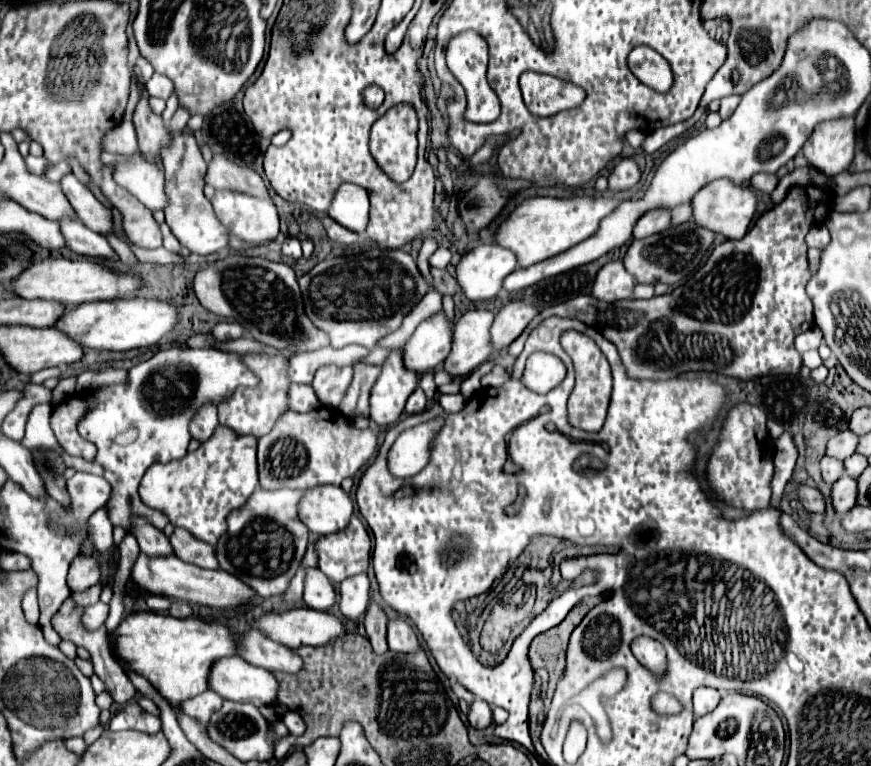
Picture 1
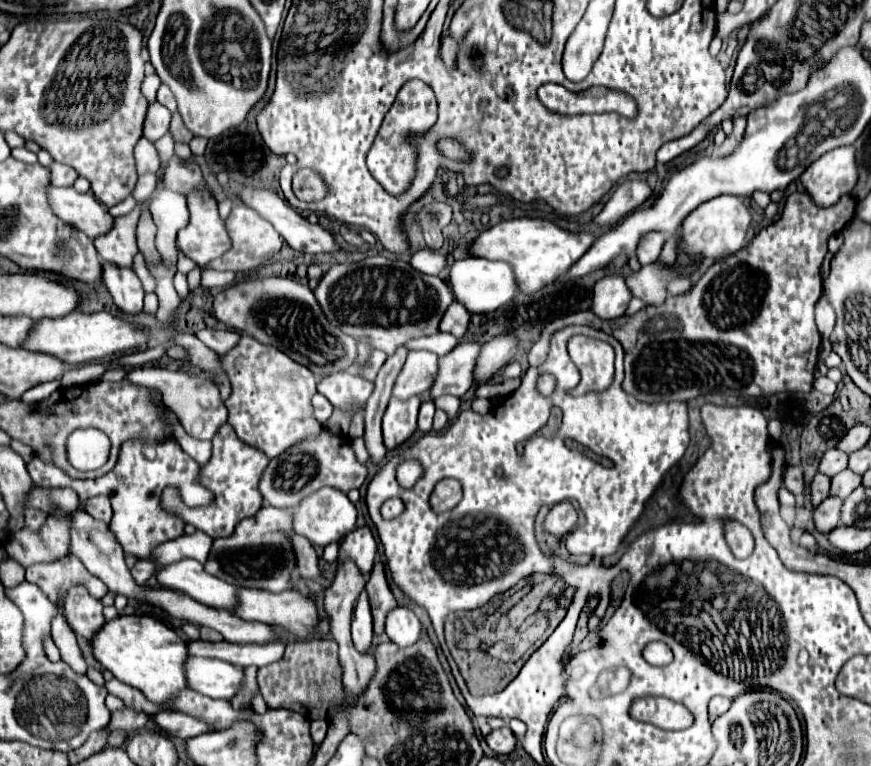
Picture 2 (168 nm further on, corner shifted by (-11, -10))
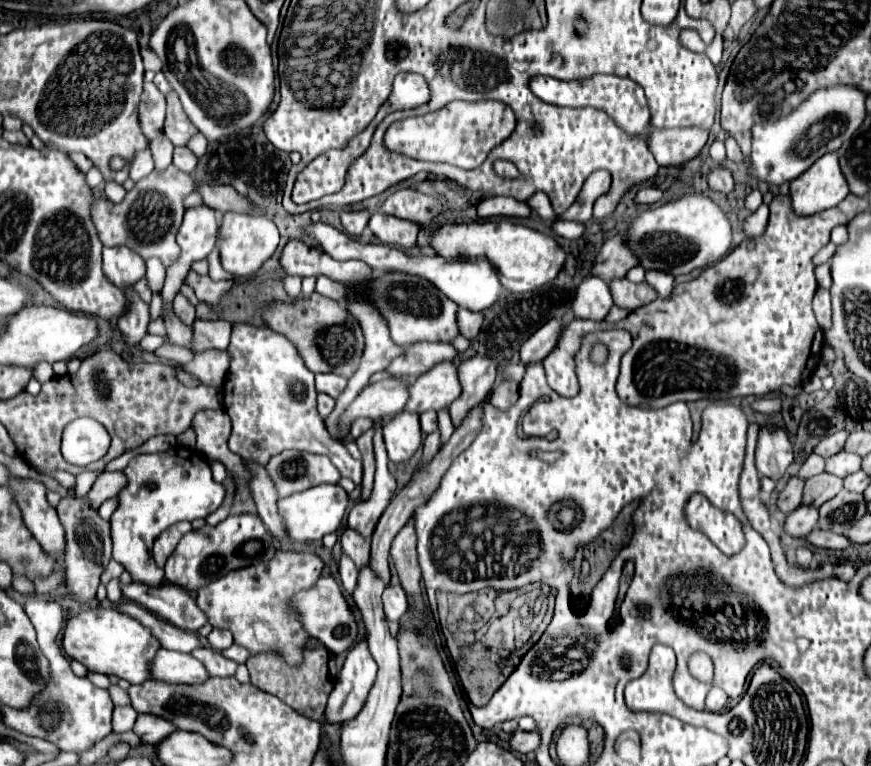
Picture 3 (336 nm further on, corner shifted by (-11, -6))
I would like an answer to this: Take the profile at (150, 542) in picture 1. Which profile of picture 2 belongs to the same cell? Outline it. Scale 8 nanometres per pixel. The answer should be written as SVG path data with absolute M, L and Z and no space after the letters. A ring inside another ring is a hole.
M183 558L179 562L167 564L157 572L157 582L163 588L179 590L193 600L213 606L213 608L227 608L235 606L237 588L225 584L223 580L205 572L203 564L193 558Z

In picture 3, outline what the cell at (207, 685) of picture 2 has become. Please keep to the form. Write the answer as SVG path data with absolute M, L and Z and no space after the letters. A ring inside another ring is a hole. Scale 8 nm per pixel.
M161 648L149 662L149 678L167 684L197 684L205 682L209 676L205 666L191 654Z

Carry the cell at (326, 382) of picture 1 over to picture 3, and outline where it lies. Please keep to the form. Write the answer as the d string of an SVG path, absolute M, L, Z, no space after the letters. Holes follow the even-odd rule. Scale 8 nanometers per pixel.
M315 374L317 392L329 394L331 398L337 398L343 392L343 376L337 374Z

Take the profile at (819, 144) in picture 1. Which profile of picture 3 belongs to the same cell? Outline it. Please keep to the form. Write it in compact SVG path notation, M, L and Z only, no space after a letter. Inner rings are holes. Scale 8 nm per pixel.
M825 154L807 172L789 184L791 210L797 216L811 216L829 208L835 208L849 188L837 166L837 154Z

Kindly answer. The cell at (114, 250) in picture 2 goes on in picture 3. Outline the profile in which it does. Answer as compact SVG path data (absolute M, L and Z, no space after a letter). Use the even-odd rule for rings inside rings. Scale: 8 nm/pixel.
M103 248L103 274L117 288L129 288L145 276L145 262L129 248Z

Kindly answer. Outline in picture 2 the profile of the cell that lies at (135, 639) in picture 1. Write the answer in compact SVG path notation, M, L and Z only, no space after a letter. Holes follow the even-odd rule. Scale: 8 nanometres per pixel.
M119 616L107 622L105 628L97 632L97 640L93 640L93 654L117 680L141 690L153 704L171 704L179 692L189 686L185 676L185 664L189 658L185 638L153 616Z

